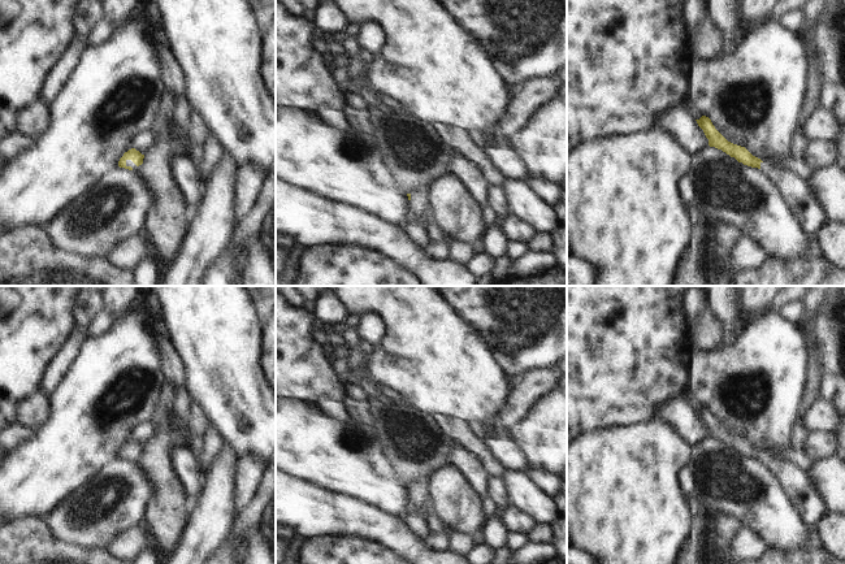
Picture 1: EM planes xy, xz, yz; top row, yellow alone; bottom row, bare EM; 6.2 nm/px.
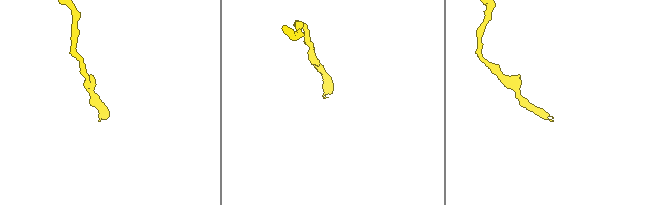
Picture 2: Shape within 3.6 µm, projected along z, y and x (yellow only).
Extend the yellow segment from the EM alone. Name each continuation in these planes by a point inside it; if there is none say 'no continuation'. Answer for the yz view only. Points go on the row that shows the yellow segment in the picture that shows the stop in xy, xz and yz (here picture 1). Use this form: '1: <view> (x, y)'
1: yz (794, 191)

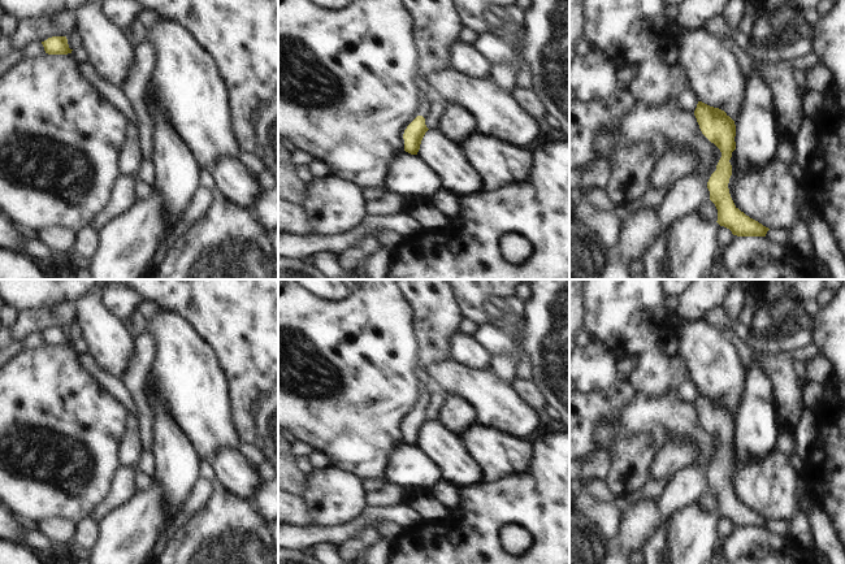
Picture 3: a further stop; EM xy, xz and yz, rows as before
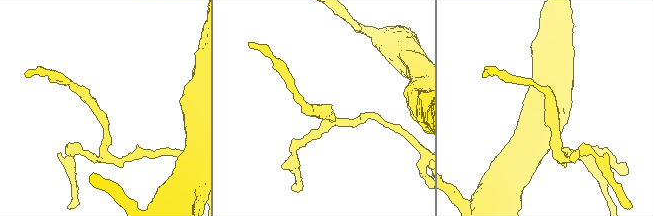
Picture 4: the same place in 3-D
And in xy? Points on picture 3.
no continuation

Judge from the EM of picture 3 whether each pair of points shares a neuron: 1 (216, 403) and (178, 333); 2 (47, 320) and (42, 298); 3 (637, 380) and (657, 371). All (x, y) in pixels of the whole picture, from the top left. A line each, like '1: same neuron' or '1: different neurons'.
1: same neuron
2: different neurons
3: same neuron

